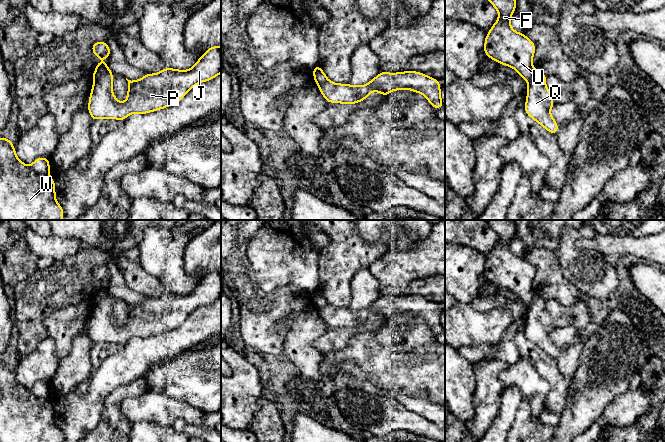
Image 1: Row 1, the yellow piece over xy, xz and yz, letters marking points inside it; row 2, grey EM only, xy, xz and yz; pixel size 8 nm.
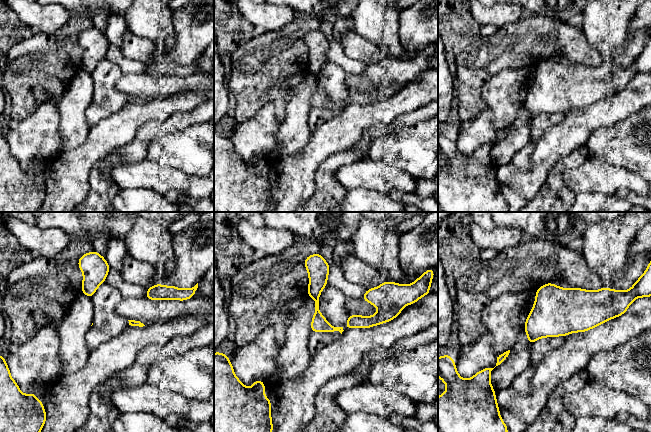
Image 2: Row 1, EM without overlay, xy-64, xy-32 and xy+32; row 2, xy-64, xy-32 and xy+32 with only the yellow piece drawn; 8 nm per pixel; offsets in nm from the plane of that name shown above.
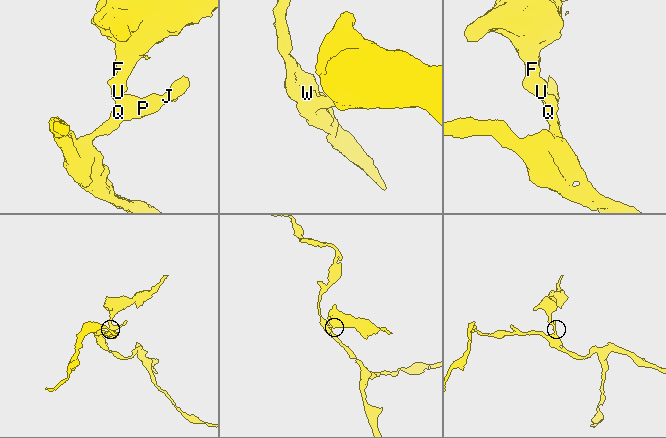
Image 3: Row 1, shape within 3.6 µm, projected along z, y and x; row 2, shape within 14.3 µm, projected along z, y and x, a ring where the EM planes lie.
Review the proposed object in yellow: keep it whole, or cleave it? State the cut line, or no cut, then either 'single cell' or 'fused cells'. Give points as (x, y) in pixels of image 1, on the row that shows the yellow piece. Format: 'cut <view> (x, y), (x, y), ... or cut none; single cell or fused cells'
cut xy (108, 69), (105, 69), (94, 80); fused cells

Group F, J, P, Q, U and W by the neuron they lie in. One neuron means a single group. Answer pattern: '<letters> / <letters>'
F U / J P Q W

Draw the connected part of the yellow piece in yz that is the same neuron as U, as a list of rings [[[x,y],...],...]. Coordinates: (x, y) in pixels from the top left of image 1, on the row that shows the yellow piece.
[[[489,0],[498,10],[499,18],[486,35],[484,52],[496,62],[515,69],[527,82],[533,68],[535,44],[522,33],[515,32],[510,20],[516,9],[516,0]]]

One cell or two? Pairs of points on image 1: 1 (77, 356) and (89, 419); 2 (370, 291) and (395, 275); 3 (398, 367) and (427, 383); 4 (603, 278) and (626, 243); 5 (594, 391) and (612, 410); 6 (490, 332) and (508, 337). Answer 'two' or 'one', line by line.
1: two
2: two
3: one
4: two
5: two
6: two

